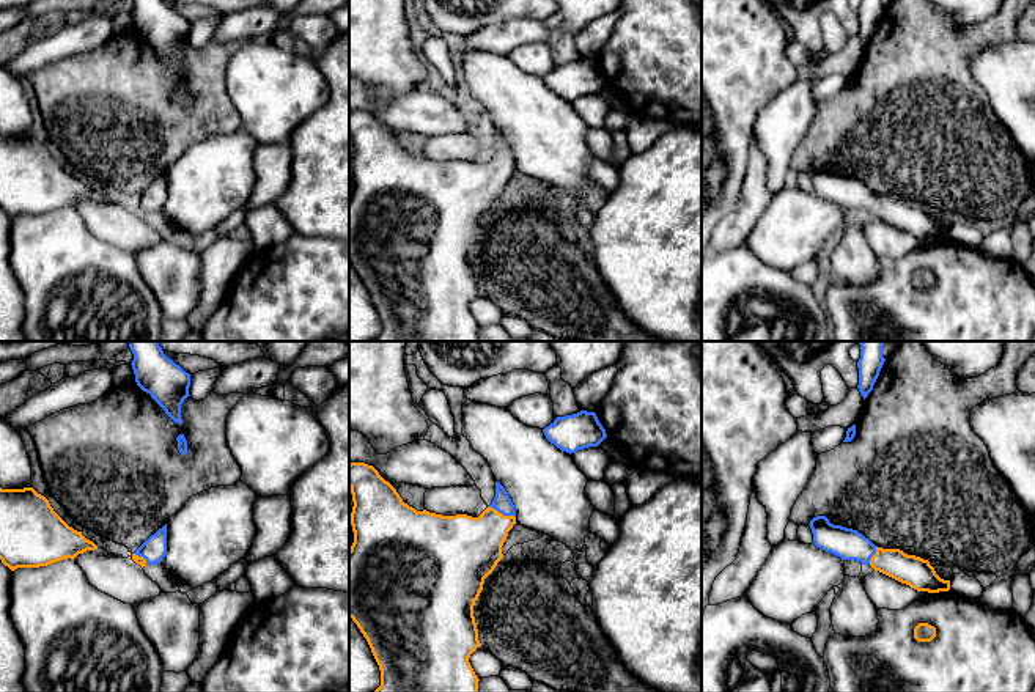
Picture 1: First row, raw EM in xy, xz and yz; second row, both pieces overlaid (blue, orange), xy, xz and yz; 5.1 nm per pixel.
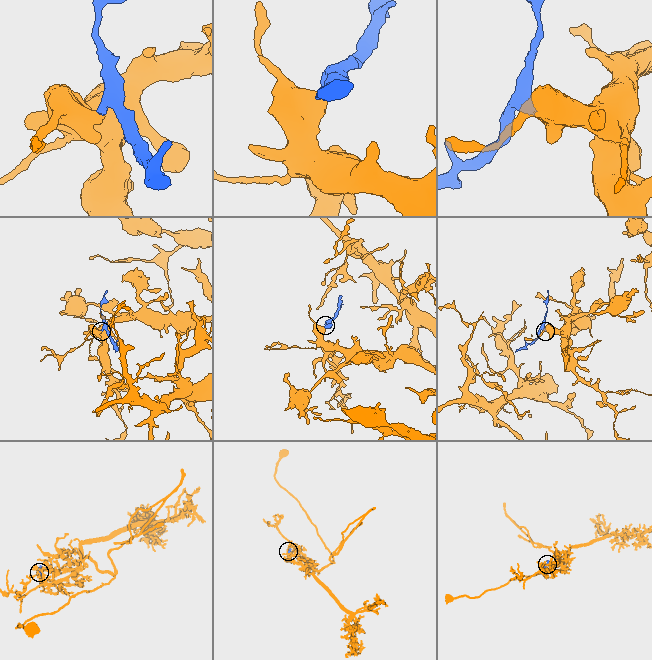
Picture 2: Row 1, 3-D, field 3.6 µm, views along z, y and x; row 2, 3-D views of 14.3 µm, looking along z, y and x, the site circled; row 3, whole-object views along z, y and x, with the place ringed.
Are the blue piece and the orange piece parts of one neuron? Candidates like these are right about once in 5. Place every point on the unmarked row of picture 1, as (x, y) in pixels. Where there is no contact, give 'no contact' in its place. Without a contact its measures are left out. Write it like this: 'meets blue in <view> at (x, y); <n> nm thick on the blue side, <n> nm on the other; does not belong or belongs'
meets blue in xz at (502, 161); 90 nm thick on the blue side, 320 nm on the other; belongs

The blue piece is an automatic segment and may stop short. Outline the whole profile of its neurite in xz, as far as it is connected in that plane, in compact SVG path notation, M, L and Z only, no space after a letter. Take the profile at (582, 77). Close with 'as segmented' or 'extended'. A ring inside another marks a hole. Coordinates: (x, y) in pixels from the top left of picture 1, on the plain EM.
M587 58L557 64L543 80L551 91L569 102L588 94L598 94L607 85L596 61Z; as segmented

